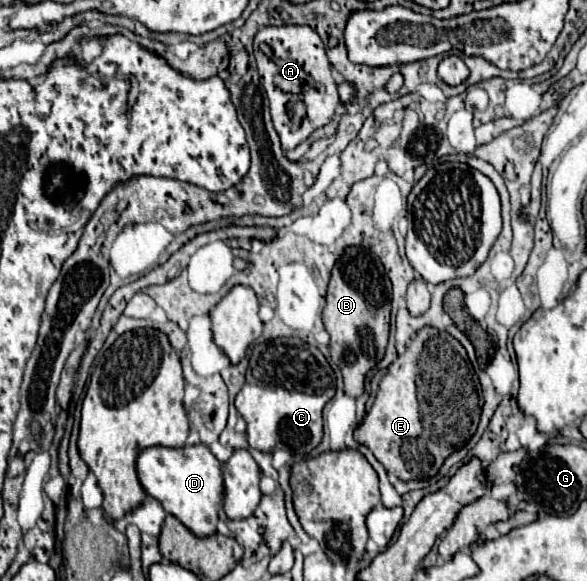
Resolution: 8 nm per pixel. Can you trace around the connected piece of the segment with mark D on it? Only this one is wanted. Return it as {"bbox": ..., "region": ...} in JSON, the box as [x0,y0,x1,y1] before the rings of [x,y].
{"bbox":[136,446,222,536],"region":[[[150,446],[140,450],[136,470],[144,492],[156,498],[164,510],[176,516],[188,530],[192,530],[196,536],[210,536],[216,532],[218,508],[222,502],[222,472],[220,462],[208,450],[208,446]]]}

